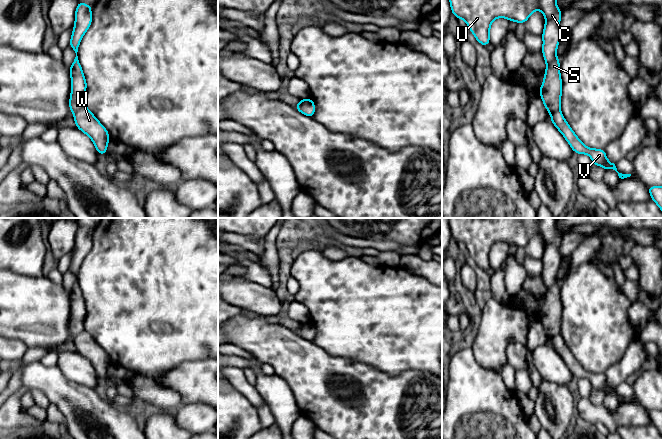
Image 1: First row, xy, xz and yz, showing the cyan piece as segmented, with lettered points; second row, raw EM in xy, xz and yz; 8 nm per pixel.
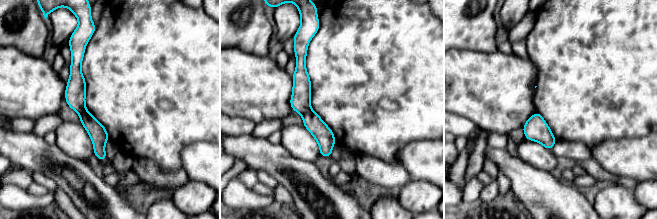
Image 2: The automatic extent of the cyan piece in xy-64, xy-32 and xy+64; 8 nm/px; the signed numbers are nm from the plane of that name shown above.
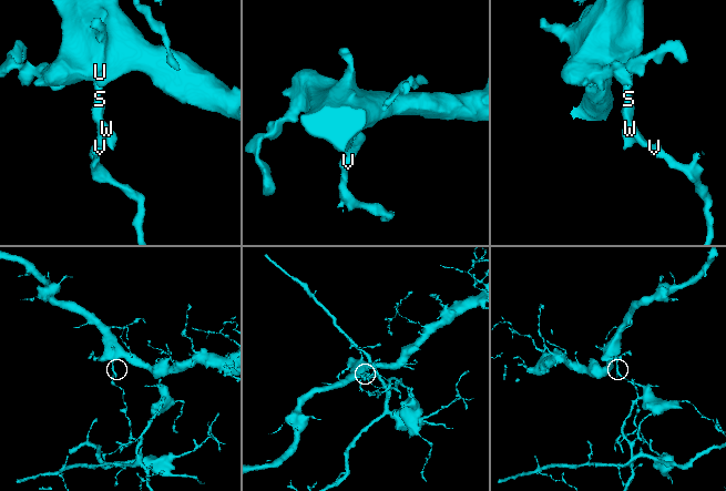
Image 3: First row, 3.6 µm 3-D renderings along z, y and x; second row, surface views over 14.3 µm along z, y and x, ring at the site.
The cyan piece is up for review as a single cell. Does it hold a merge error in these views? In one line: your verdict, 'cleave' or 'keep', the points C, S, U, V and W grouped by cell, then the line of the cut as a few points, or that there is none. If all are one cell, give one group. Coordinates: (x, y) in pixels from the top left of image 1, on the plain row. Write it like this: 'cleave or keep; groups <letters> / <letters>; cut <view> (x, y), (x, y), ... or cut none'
cleave; groups C S U / V W; cut xy (85, 330), (73, 337)

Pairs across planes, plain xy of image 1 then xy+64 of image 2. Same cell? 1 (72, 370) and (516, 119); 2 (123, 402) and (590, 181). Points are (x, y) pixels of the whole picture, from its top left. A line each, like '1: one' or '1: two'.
1: two
2: one

